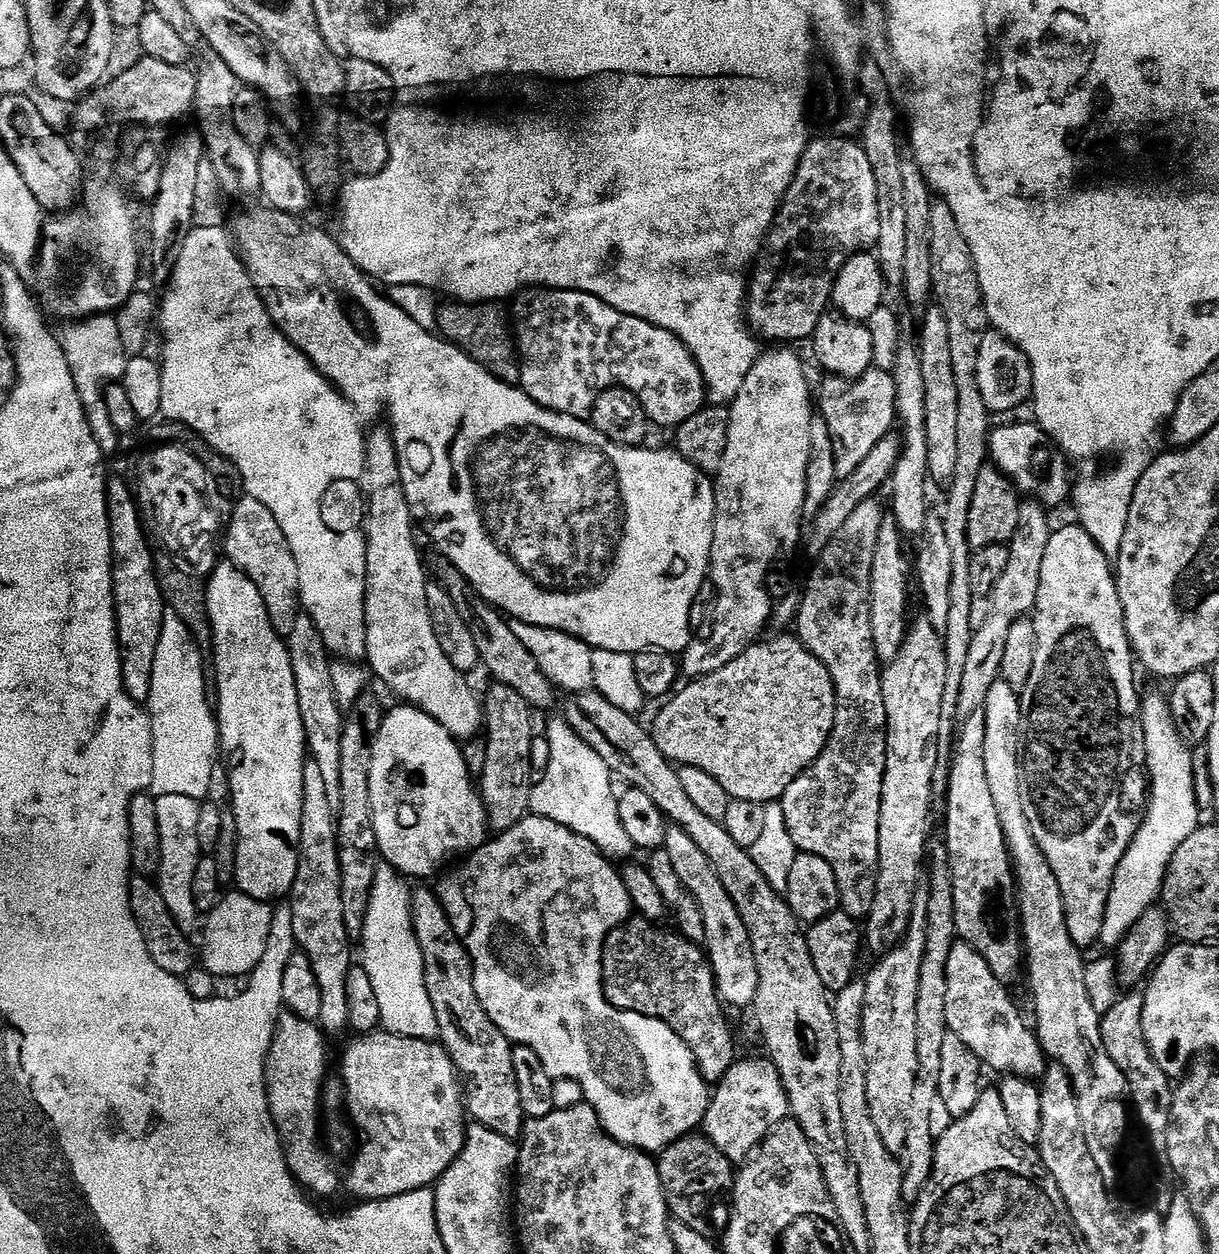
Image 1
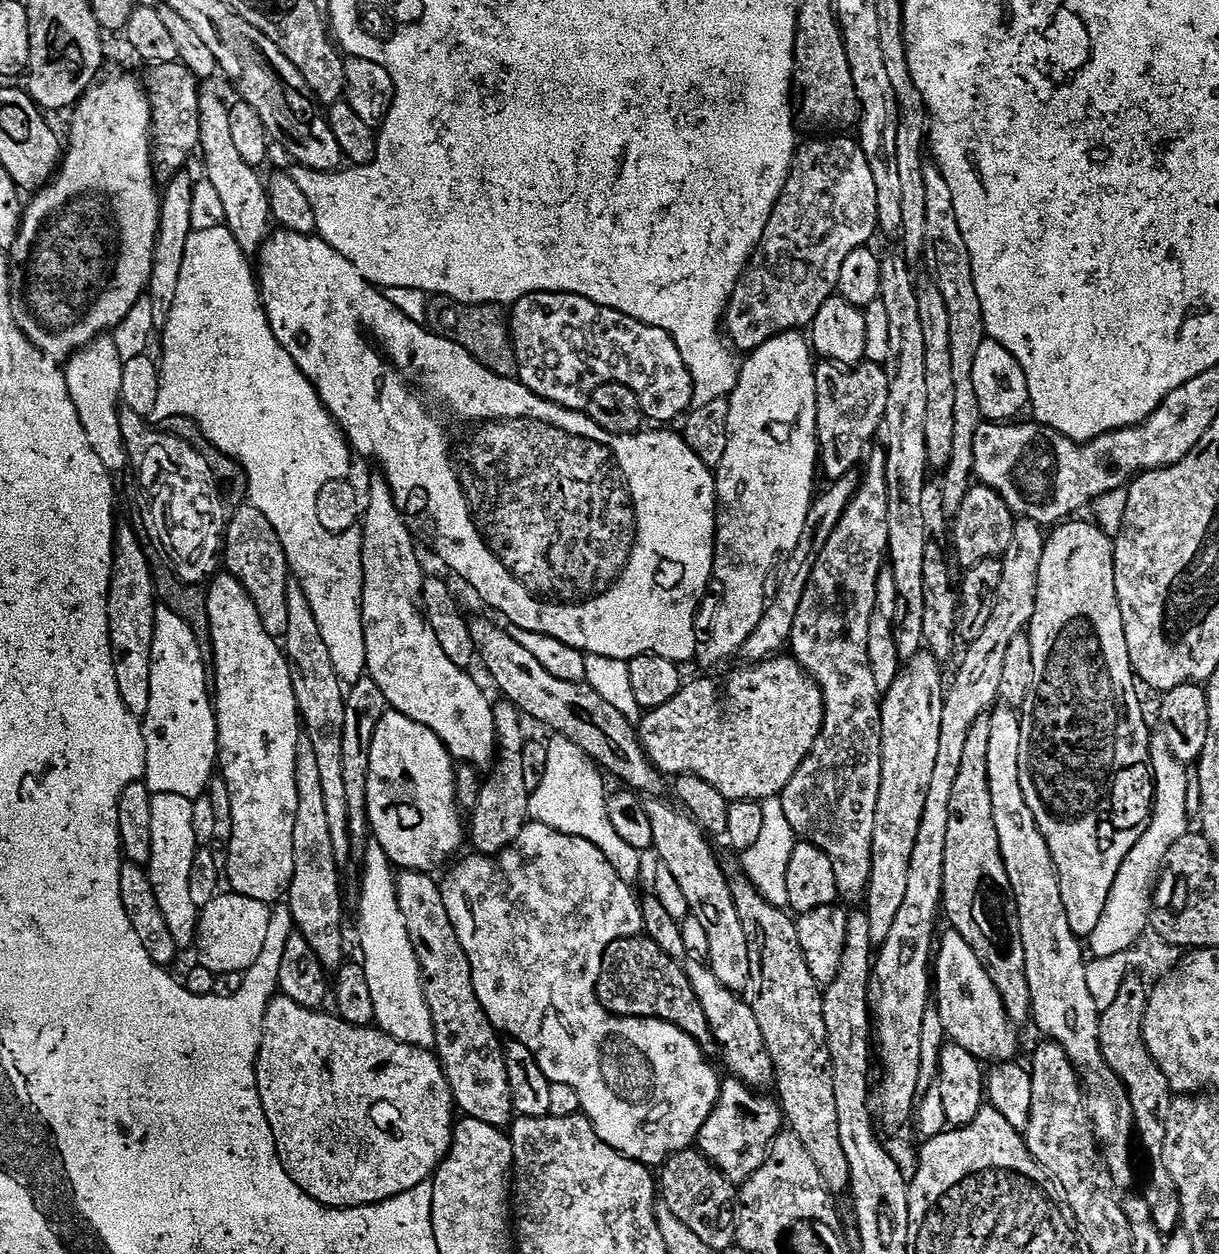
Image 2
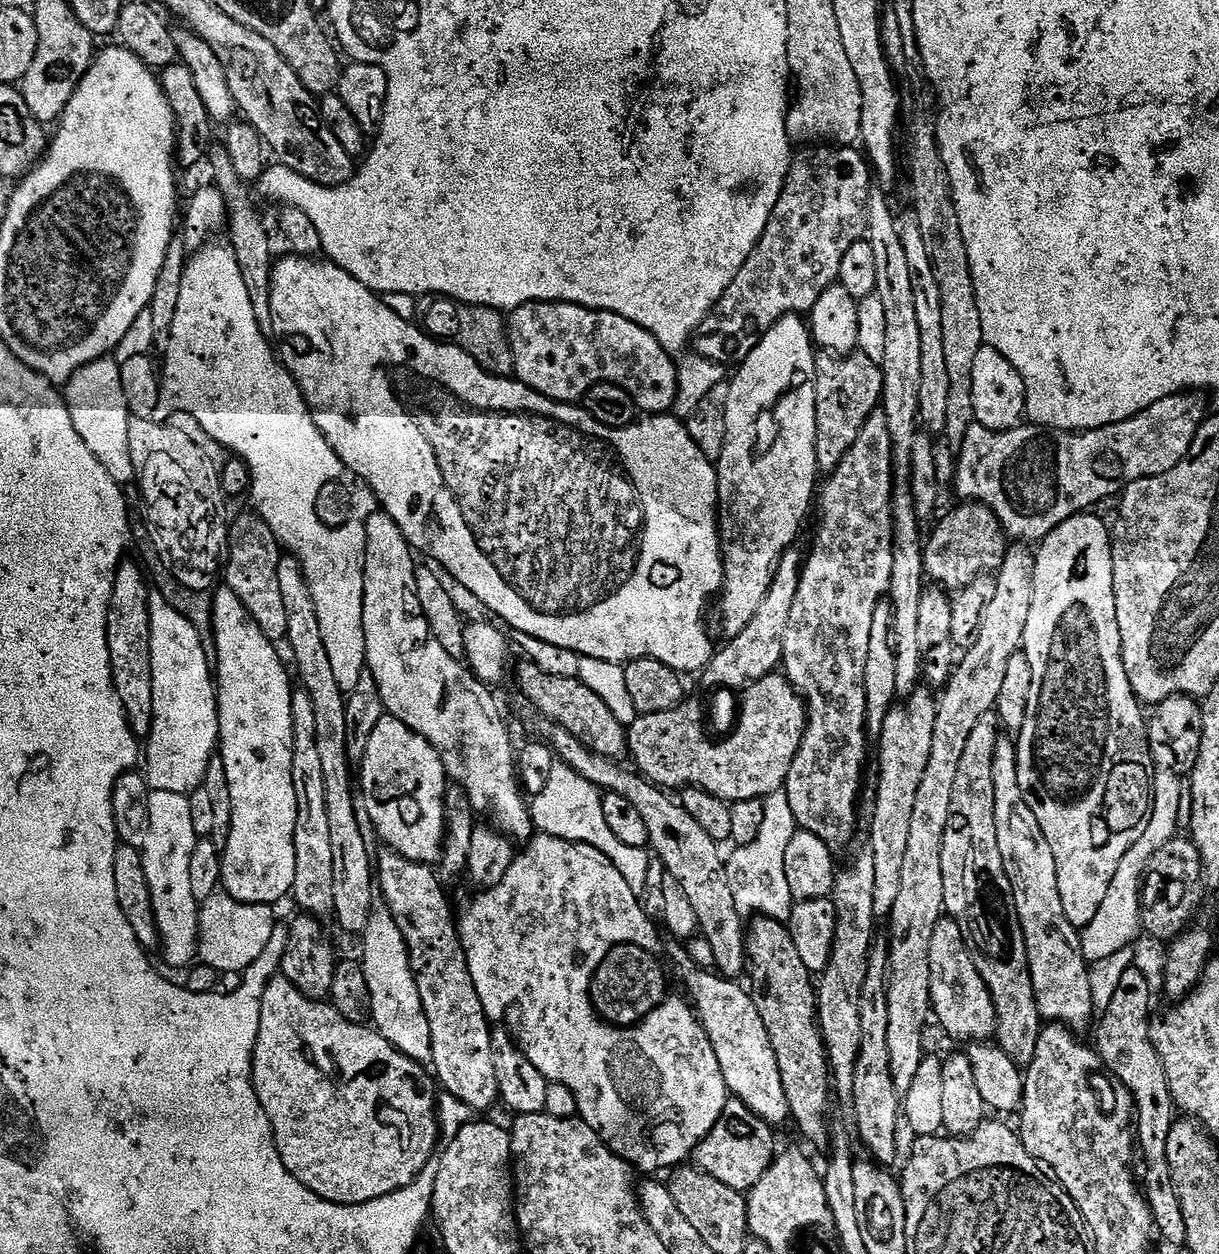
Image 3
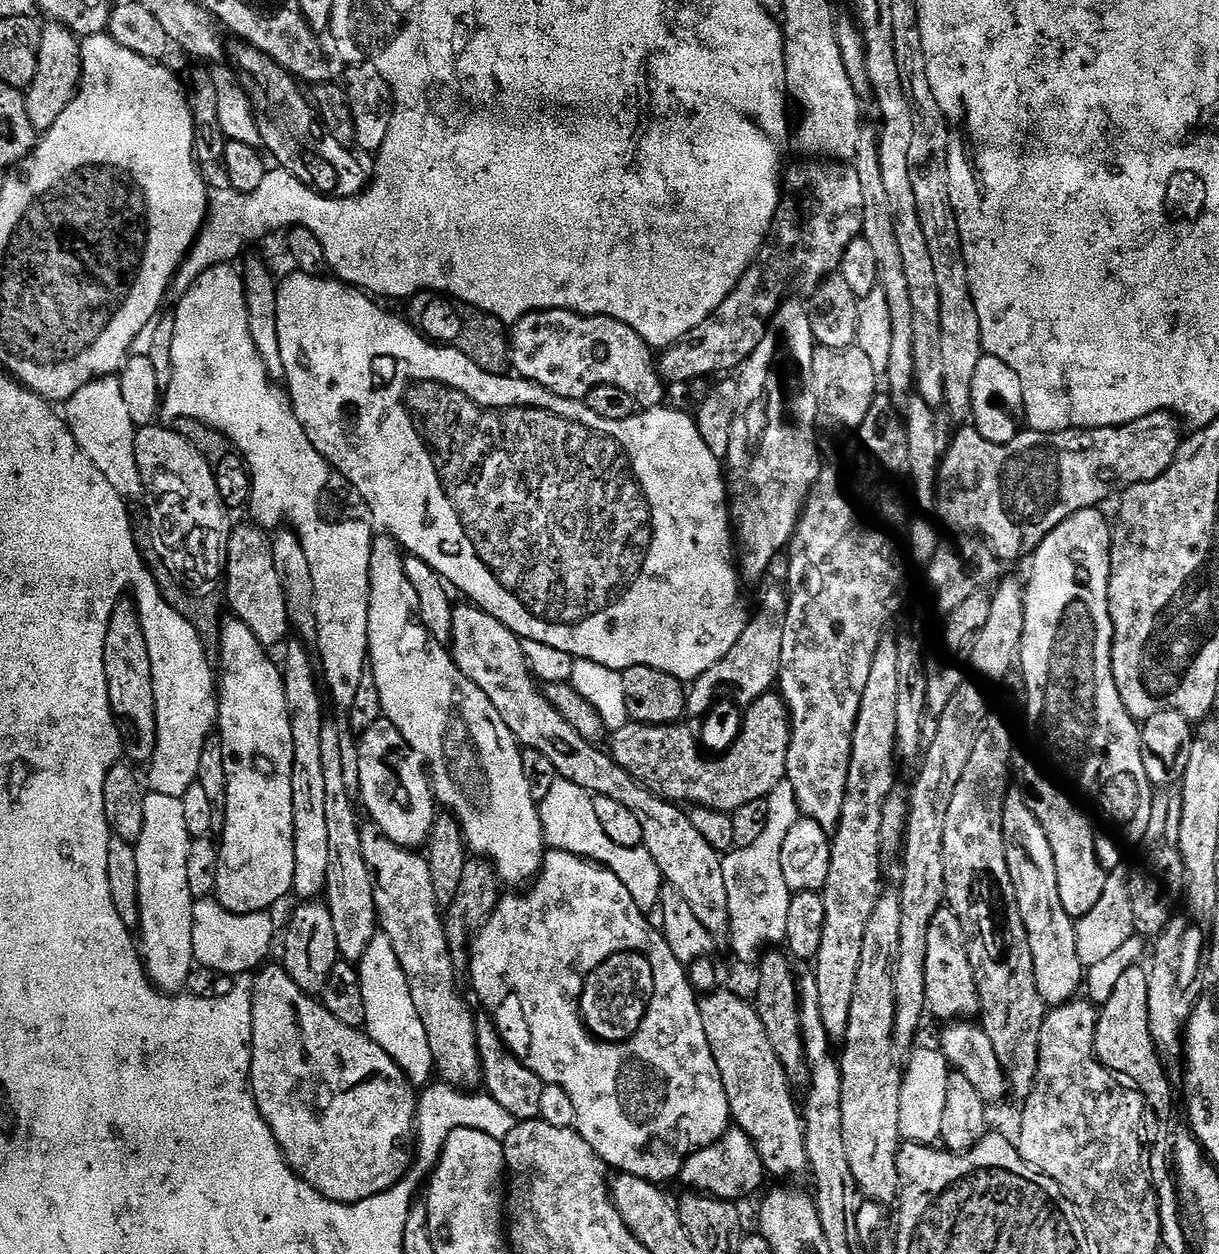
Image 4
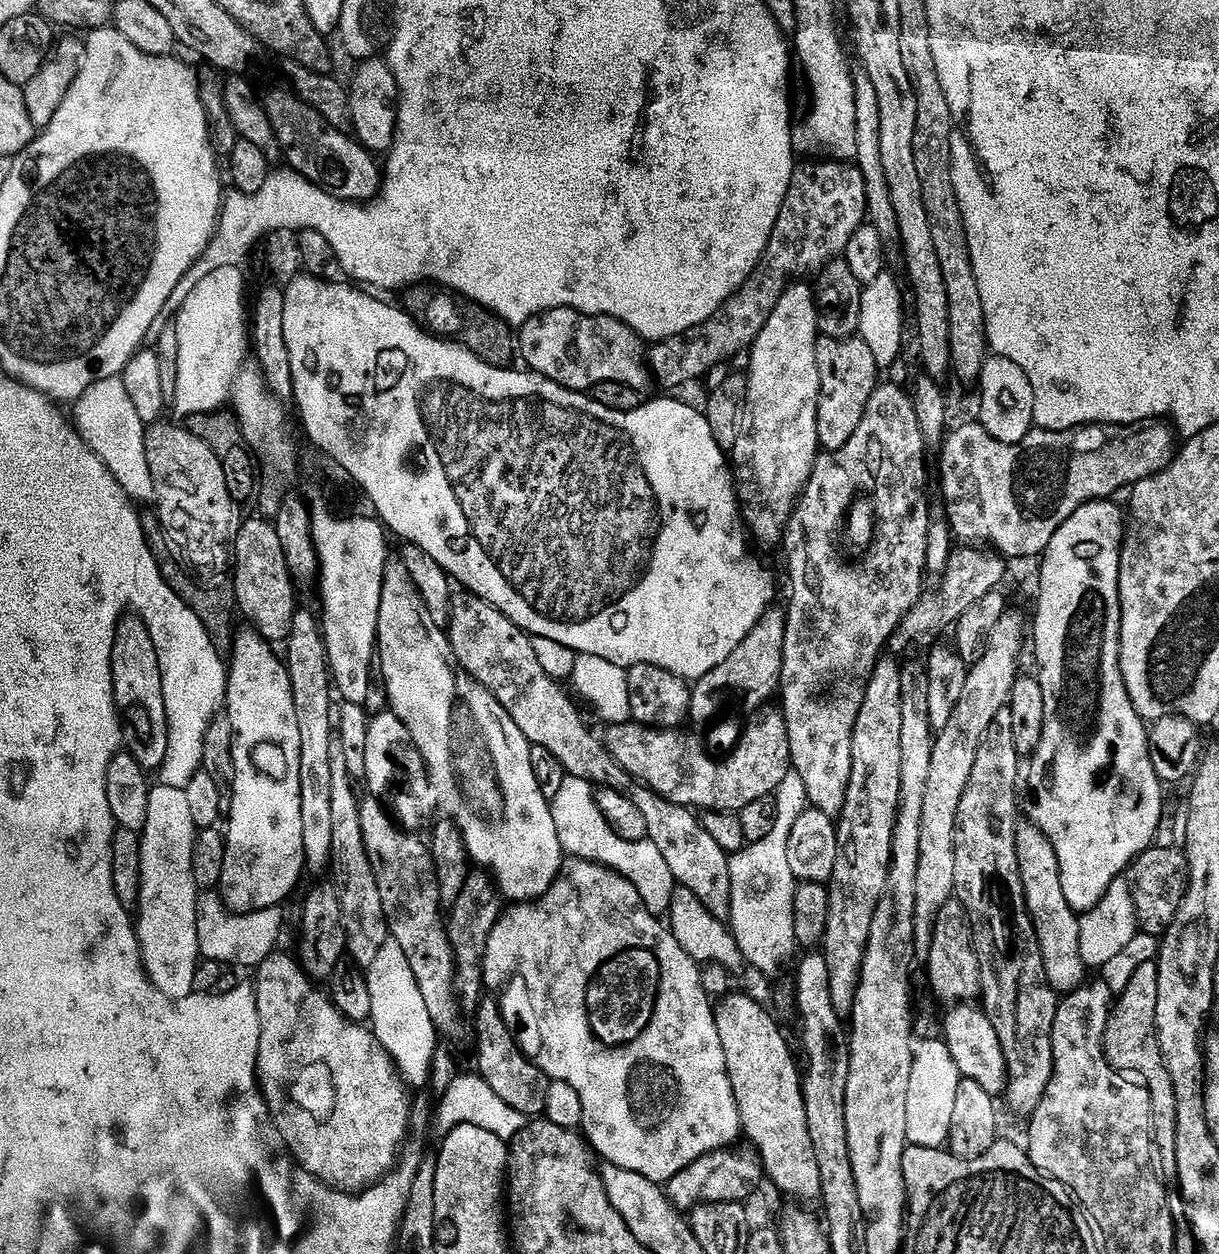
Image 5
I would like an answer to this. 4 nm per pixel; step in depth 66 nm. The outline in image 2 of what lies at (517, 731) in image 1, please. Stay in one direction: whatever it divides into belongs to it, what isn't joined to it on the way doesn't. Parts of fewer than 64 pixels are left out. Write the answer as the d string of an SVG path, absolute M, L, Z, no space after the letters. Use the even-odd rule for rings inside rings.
M505 700L497 701L493 705L492 713L497 739L497 757L490 770L492 774L481 785L478 800L474 804L474 816L471 822L468 822L468 838L479 855L495 857L517 840L528 822L530 793L523 777L522 754L526 734L522 728L521 713Z

